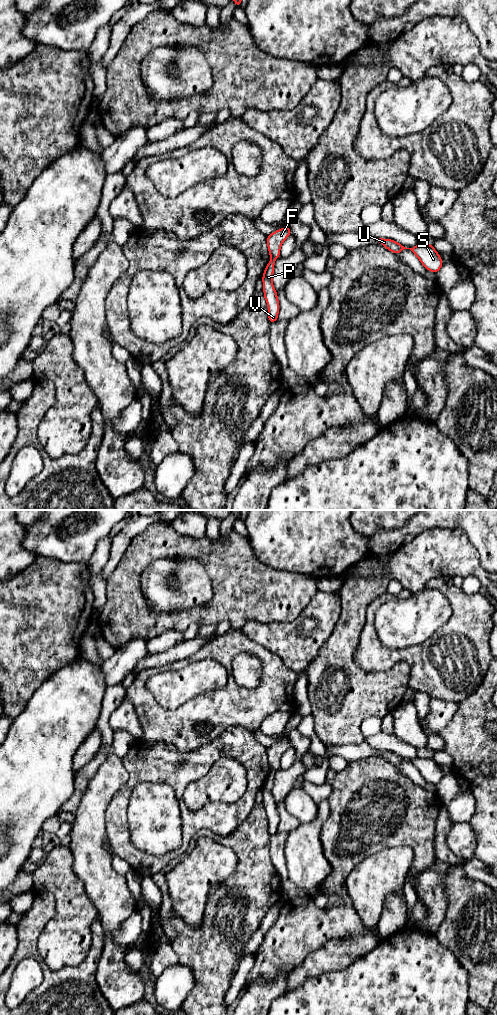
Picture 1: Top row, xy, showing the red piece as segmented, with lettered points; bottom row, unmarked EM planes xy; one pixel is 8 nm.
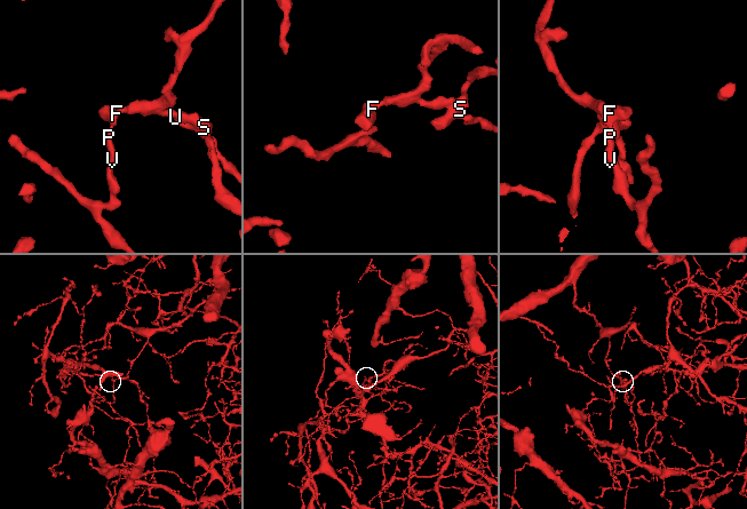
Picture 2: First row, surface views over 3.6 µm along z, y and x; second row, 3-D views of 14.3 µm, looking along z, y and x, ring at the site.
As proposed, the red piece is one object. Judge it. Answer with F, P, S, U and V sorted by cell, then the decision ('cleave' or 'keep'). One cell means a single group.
F S U / P V | cleave

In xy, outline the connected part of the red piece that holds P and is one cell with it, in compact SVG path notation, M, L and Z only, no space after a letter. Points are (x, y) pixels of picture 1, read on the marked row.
M271 258L262 276L263 288L264 288L263 295L268 305L268 319L270 325L278 320L278 312L280 308L277 292L274 289L272 283L274 264L275 264L275 259Z

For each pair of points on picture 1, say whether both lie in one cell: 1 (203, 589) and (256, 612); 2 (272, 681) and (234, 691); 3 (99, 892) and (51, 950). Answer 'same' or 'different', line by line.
1: different
2: same
3: different

